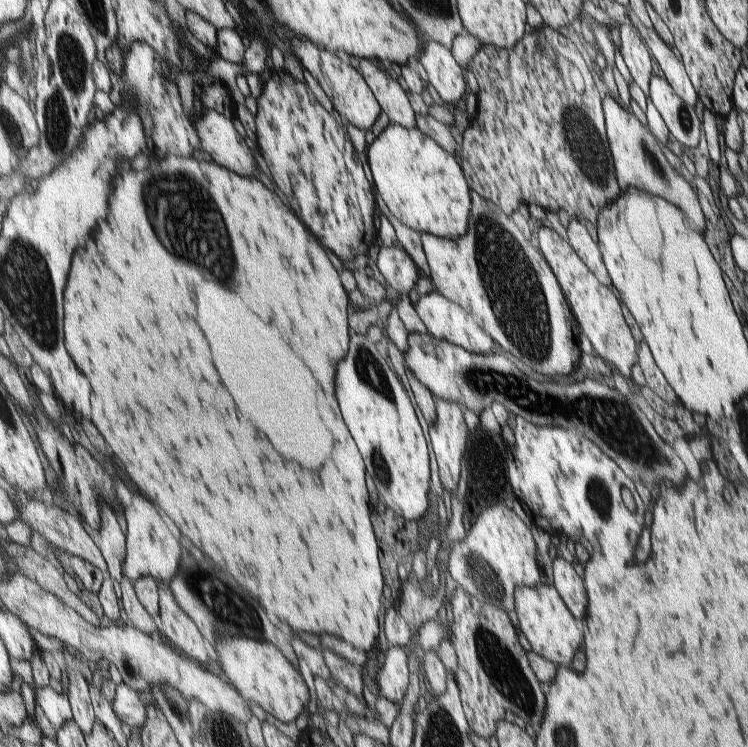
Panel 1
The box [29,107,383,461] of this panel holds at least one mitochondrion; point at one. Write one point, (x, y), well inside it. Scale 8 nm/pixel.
(171, 202)

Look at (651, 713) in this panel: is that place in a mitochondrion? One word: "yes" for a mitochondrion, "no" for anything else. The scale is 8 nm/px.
no

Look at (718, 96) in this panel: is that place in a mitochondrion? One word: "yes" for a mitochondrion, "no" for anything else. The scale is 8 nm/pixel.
no

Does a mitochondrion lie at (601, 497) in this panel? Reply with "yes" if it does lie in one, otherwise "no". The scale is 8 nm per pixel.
yes

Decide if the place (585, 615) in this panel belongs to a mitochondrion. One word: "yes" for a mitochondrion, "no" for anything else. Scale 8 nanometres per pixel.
no

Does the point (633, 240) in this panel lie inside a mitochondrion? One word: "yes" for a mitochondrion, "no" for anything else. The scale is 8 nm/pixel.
no

